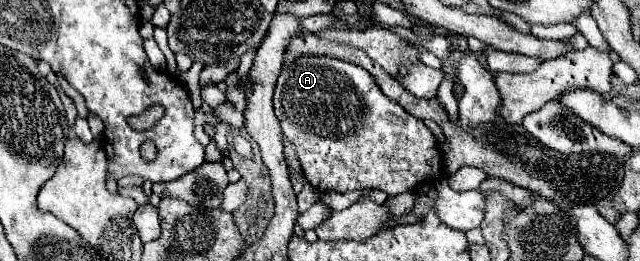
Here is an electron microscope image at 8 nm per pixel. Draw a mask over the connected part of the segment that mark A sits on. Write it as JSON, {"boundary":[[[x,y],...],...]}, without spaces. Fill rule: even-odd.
{"boundary":[[[301,56],[283,68],[273,104],[283,136],[295,146],[305,178],[319,192],[377,188],[385,194],[401,194],[445,176],[443,152],[431,130],[387,98],[361,66]]]}

